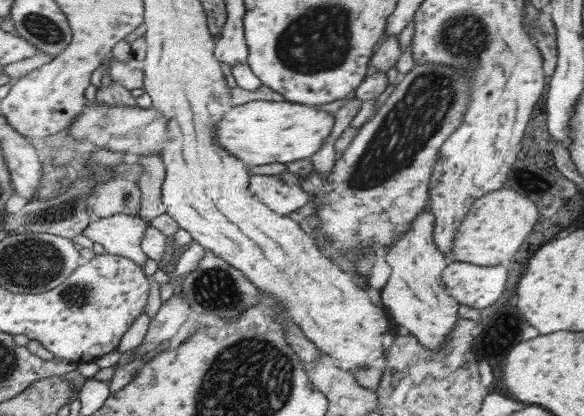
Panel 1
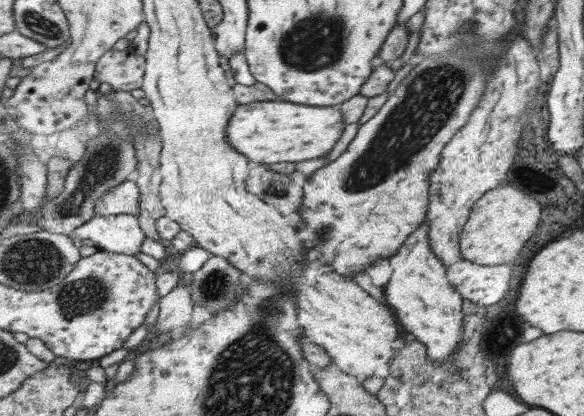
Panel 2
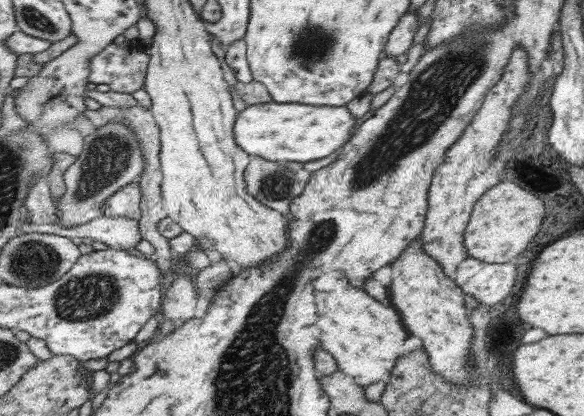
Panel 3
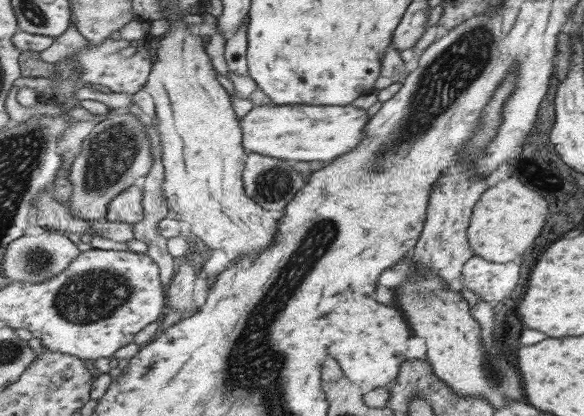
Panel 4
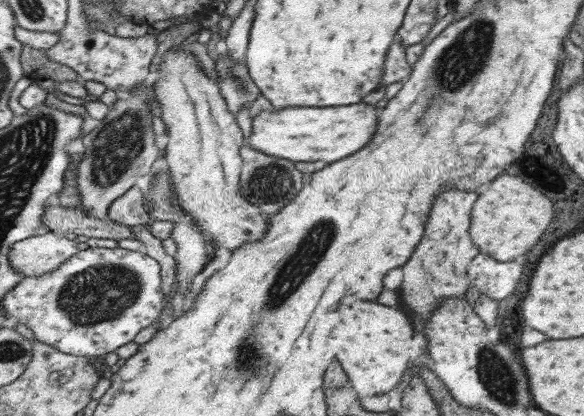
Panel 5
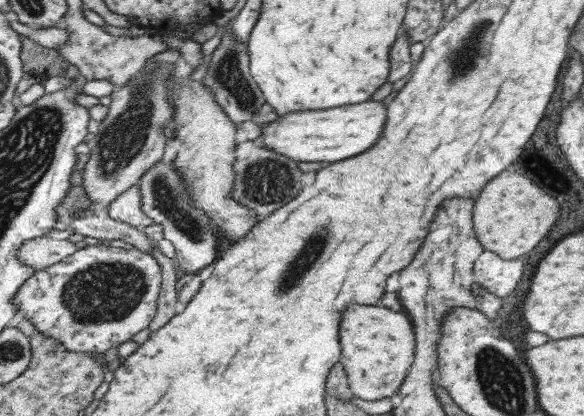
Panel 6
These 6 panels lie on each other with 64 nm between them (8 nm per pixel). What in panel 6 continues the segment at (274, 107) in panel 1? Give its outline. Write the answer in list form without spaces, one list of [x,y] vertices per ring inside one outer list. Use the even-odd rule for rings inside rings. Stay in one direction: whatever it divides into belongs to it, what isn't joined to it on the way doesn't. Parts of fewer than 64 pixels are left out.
[[[363,102],[355,106],[341,106],[335,110],[305,110],[297,114],[277,116],[269,126],[263,126],[263,136],[257,144],[291,156],[299,162],[345,162],[367,152],[379,140],[387,120],[387,106],[381,102]]]

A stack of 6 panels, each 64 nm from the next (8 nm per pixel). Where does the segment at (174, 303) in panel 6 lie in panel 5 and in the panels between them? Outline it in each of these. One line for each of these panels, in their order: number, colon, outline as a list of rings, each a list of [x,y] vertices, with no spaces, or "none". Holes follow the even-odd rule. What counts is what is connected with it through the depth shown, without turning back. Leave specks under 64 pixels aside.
5: [[[155,218],[145,224],[145,226],[137,226],[131,228],[133,234],[137,236],[137,240],[141,240],[145,244],[145,252],[149,256],[153,256],[155,260],[161,262],[163,266],[163,292],[167,294],[167,304],[165,304],[165,312],[161,314],[161,318],[155,322],[157,324],[157,332],[169,328],[175,318],[173,318],[173,306],[171,306],[171,298],[175,296],[175,288],[177,288],[177,272],[179,272],[179,262],[175,256],[171,256],[165,248],[165,240],[159,240],[151,234],[151,224],[155,222]]]

